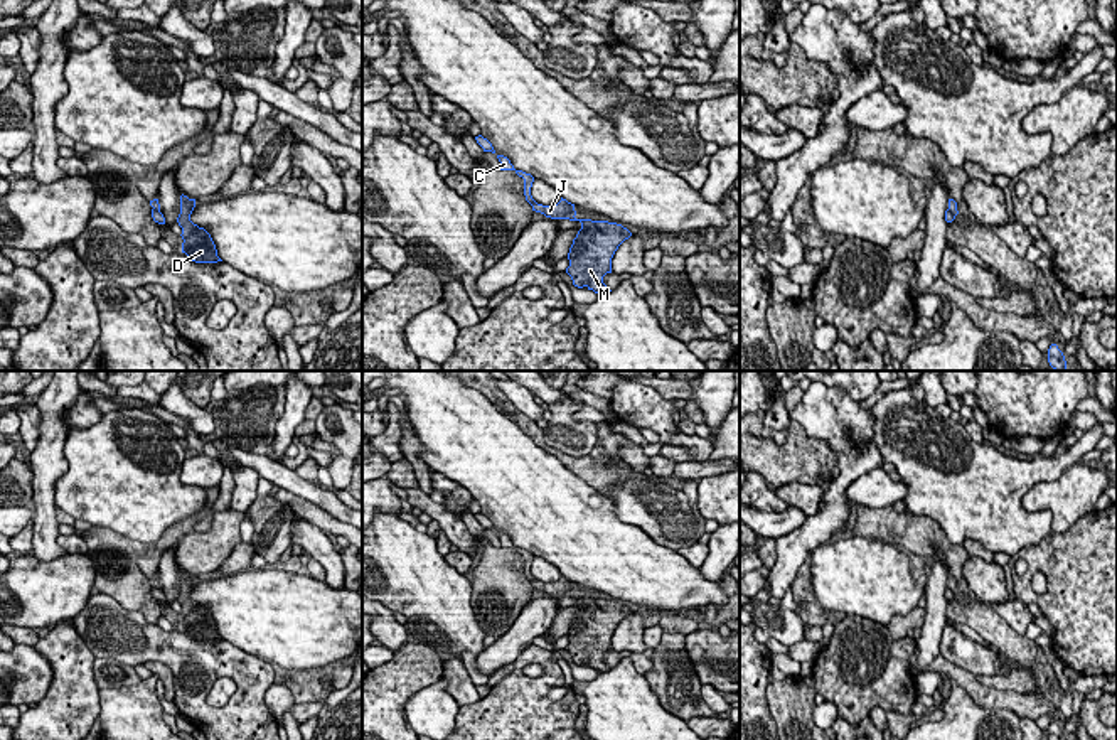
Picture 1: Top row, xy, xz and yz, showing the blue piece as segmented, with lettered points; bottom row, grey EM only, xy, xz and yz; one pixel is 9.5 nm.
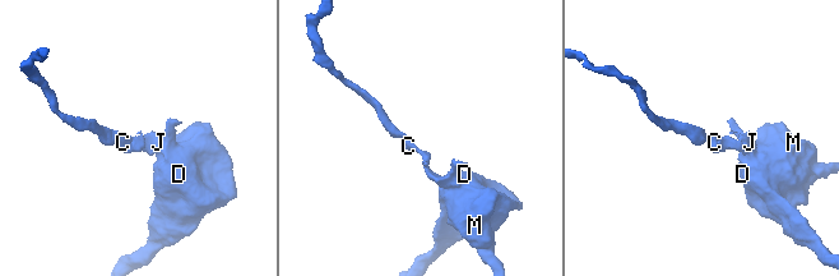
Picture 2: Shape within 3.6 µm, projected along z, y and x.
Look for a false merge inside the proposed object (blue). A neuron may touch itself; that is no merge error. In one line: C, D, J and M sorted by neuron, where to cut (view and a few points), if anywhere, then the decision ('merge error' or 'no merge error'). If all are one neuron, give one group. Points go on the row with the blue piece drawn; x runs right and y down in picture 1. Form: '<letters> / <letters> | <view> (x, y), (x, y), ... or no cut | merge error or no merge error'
C / D J M | xz (534, 201), (531, 204) | merge error

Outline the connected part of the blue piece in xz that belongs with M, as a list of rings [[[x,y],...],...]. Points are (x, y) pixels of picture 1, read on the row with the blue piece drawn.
[[[561,197],[554,206],[542,206],[532,202],[532,211],[551,219],[580,221],[581,229],[568,253],[569,266],[566,273],[578,288],[586,287],[595,293],[610,293],[612,290],[603,283],[603,276],[612,273],[612,258],[618,246],[632,236],[632,233],[617,223],[576,219],[575,204]]]

